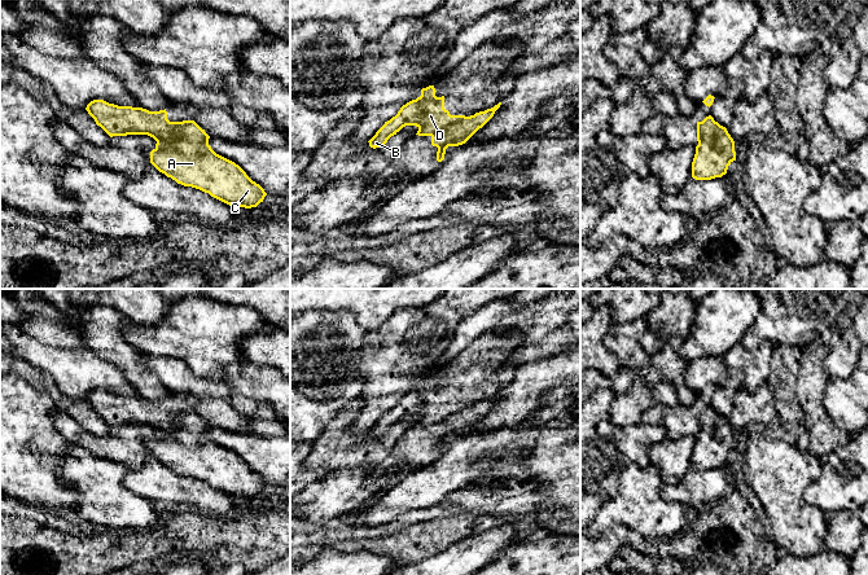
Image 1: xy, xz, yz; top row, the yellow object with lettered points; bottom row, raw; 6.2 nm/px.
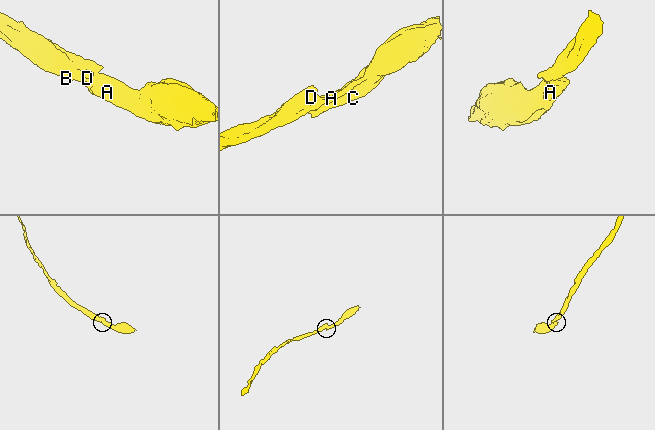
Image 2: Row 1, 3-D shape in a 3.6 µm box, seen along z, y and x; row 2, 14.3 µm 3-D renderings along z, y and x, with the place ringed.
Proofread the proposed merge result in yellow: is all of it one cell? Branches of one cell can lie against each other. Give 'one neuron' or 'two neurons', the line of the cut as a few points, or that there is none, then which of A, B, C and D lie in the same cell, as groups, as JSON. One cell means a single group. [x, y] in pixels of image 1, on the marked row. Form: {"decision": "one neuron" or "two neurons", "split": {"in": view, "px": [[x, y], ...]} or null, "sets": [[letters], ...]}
{"decision": "two neurons", "split": {"in": "xy", "px": [[178, 122], [172, 126], [172, 140], [157, 143]]}, "sets": [["A", "C"], ["B", "D"]]}

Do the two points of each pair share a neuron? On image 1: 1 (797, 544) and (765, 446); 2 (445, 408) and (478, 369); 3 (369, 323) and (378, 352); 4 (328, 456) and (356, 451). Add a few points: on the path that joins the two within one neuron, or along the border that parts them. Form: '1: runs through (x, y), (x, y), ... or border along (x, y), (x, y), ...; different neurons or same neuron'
1: runs through (793, 519), (784, 505), (779, 474), (775, 470); same neuron
2: runs through (452, 399), (469, 378); same neuron
3: border along (395, 314), (376, 333), (368, 333); different neurons
4: runs through (334, 451), (350, 451); same neuron

